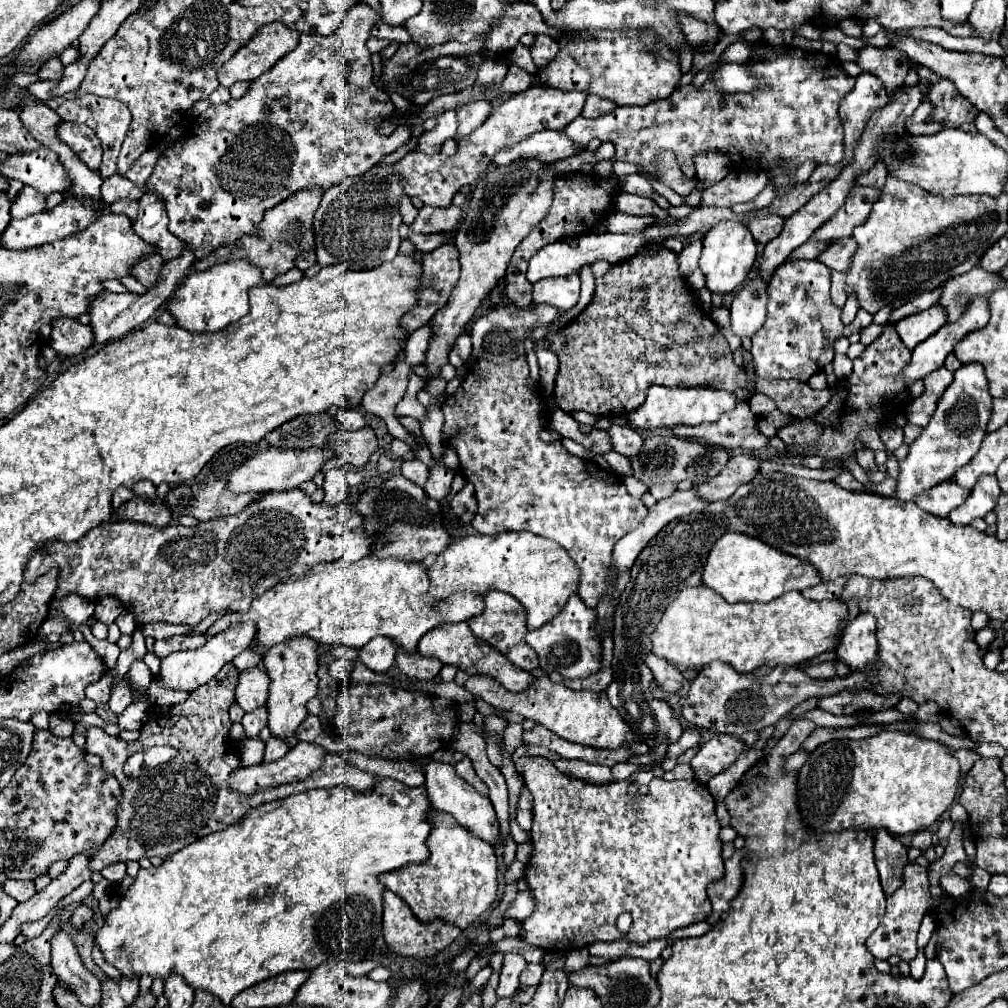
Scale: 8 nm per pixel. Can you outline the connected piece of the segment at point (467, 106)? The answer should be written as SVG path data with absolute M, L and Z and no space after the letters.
M478 98L478 100L470 100L470 102L462 102L458 104L458 134L470 134L472 130L476 130L492 112L492 100L486 98Z

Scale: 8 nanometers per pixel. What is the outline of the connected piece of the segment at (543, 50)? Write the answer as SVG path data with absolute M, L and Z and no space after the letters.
M536 34L536 42L532 44L530 52L532 52L536 66L542 68L546 66L546 62L550 62L550 58L558 54L558 42L548 34Z

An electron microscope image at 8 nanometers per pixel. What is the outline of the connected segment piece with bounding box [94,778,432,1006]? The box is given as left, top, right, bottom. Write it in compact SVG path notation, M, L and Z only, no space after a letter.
M388 780L378 782L374 790L370 792L354 792L346 786L326 788L326 790L310 790L308 794L294 794L284 800L274 800L268 804L262 804L248 812L248 820L228 826L224 832L214 832L206 838L200 838L180 852L172 854L164 864L148 870L140 870L132 886L128 888L126 896L122 896L120 906L112 910L104 918L104 926L96 932L96 946L104 954L104 960L118 968L126 978L132 976L152 976L160 980L168 980L172 974L184 976L188 986L192 990L206 990L220 998L224 1006L230 1006L234 996L242 990L268 980L272 976L278 976L282 972L290 970L312 970L314 966L322 962L360 962L366 958L368 950L376 942L382 930L382 892L384 886L380 884L378 876L384 872L392 872L396 868L402 868L410 862L424 862L428 858L428 846L426 838L430 834L430 822L426 820L426 812L430 810L430 802L426 798L426 788L408 788L402 782Z

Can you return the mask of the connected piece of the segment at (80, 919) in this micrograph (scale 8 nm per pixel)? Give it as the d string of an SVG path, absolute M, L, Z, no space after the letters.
M80 904L76 910L74 910L74 914L72 914L72 924L76 926L76 928L80 928L86 920L90 920L90 918L94 918L94 910L88 906L88 904Z

